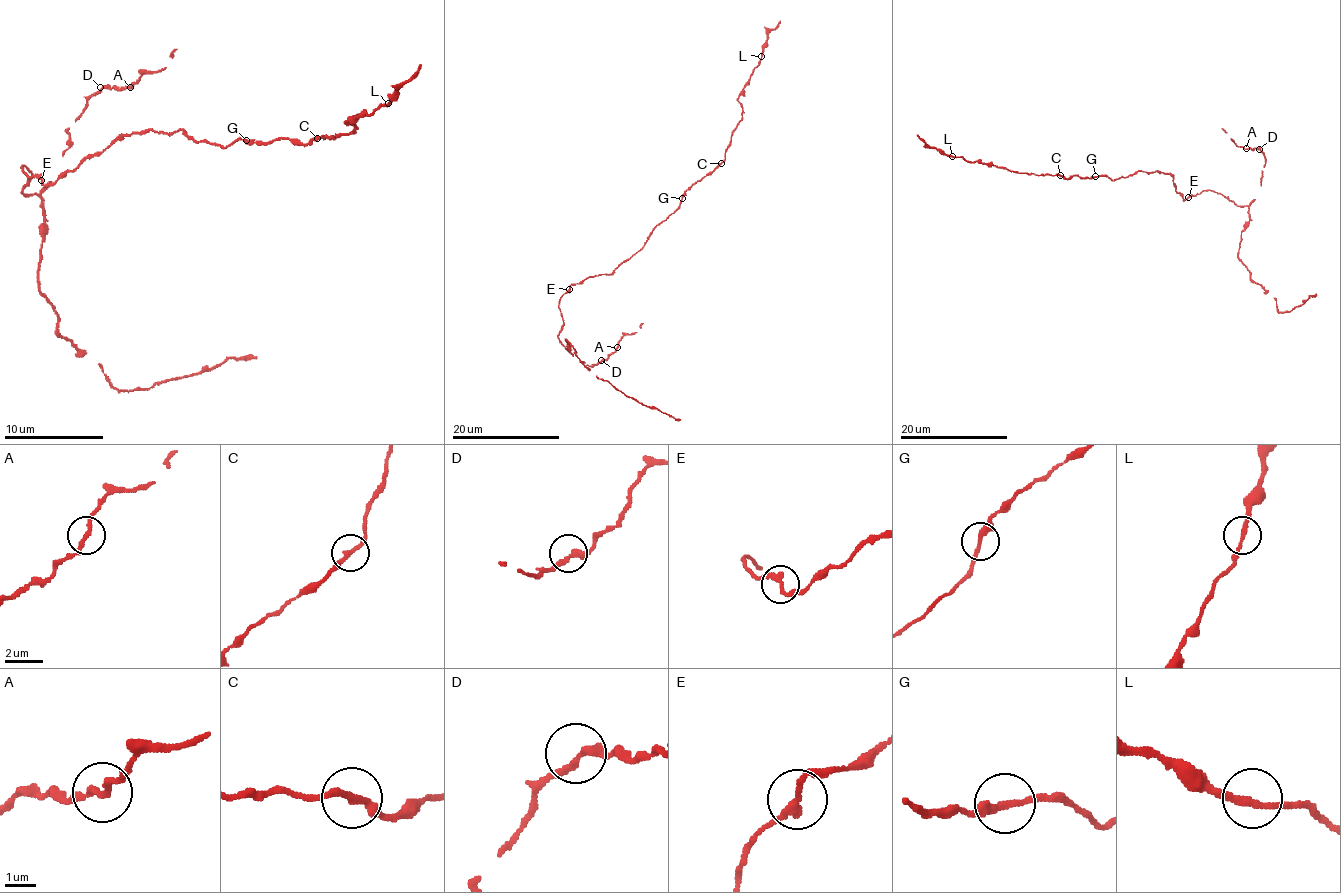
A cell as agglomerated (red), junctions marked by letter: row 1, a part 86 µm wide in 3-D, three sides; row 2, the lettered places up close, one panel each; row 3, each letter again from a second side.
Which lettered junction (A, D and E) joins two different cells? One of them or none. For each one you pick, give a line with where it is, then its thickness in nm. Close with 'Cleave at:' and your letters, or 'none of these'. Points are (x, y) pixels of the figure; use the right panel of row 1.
Cleave at: none of these

